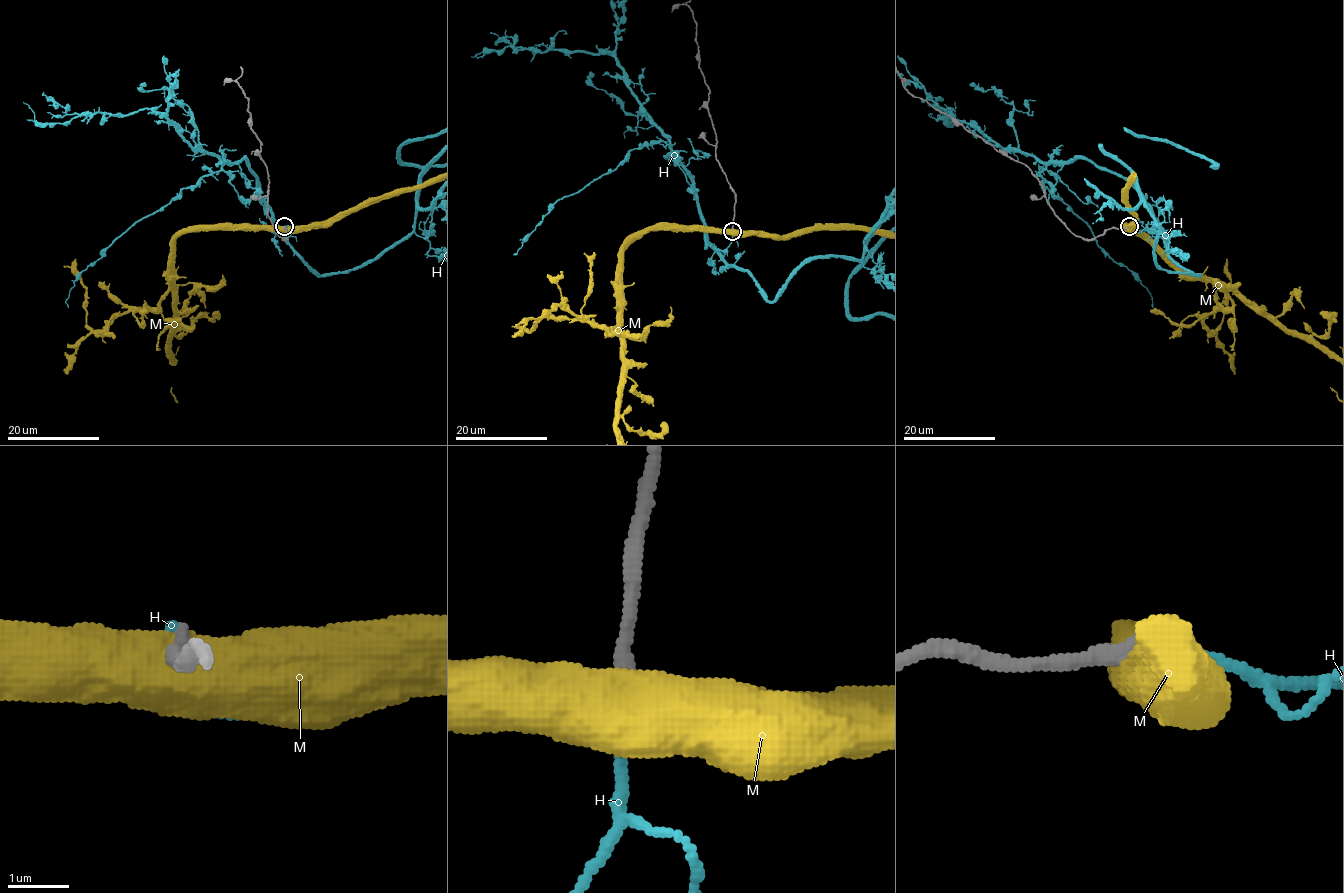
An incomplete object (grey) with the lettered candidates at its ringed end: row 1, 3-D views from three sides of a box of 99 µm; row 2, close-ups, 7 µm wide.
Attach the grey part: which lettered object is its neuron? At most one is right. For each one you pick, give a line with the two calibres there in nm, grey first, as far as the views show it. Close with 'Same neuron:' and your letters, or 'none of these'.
Same neuron: none of these

